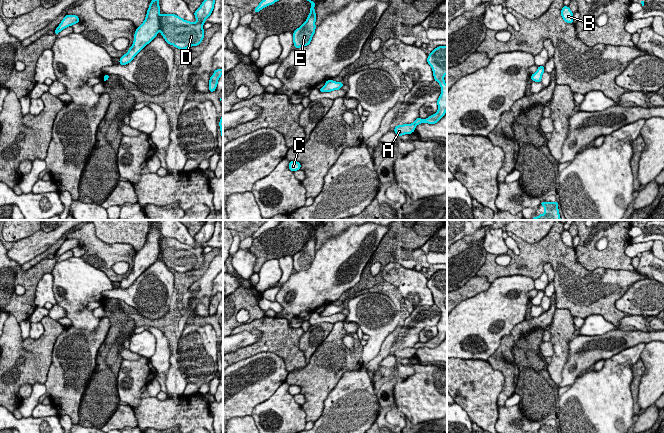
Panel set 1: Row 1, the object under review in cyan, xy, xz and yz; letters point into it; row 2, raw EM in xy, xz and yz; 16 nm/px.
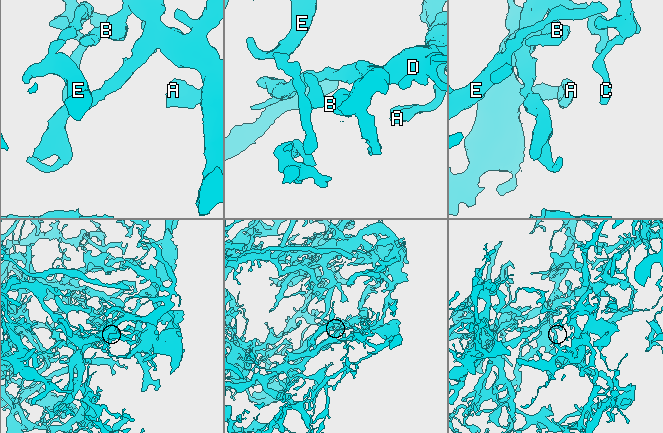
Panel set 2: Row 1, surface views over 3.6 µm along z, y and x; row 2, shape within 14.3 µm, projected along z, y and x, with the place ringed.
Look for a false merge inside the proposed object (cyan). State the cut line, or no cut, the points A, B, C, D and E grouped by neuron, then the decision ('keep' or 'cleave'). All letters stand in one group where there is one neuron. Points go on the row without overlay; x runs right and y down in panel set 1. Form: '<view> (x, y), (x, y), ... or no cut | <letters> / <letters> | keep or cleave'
no cut | A B C D E | keep

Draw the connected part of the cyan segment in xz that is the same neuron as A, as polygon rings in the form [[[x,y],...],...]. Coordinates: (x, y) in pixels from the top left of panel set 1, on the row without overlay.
[[[439,270],[435,272],[427,282],[428,288],[433,295],[434,304],[437,305],[441,311],[441,318],[438,322],[437,329],[438,334],[435,338],[429,340],[426,343],[417,342],[412,348],[397,349],[394,356],[398,361],[411,358],[415,355],[418,348],[428,347],[435,348],[445,339],[447,335],[447,308],[444,301],[447,298],[447,270]]]

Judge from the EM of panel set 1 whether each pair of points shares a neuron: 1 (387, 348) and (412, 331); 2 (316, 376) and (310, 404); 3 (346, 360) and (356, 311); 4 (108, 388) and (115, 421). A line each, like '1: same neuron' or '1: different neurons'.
1: same neuron
2: same neuron
3: different neurons
4: different neurons

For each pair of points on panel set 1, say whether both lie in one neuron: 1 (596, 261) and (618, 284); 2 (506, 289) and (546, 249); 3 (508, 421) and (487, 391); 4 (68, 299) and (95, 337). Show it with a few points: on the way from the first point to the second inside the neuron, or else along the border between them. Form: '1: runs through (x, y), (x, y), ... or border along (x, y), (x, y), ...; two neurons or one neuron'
1: border along (580, 263), (589, 270), (597, 268), (626, 270); two neurons
2: border along (497, 277), (526, 275), (534, 280); two neurons
3: border along (498, 406), (498, 418), (495, 422); two neurons
4: border along (100, 319), (93, 330), (70, 326); two neurons

